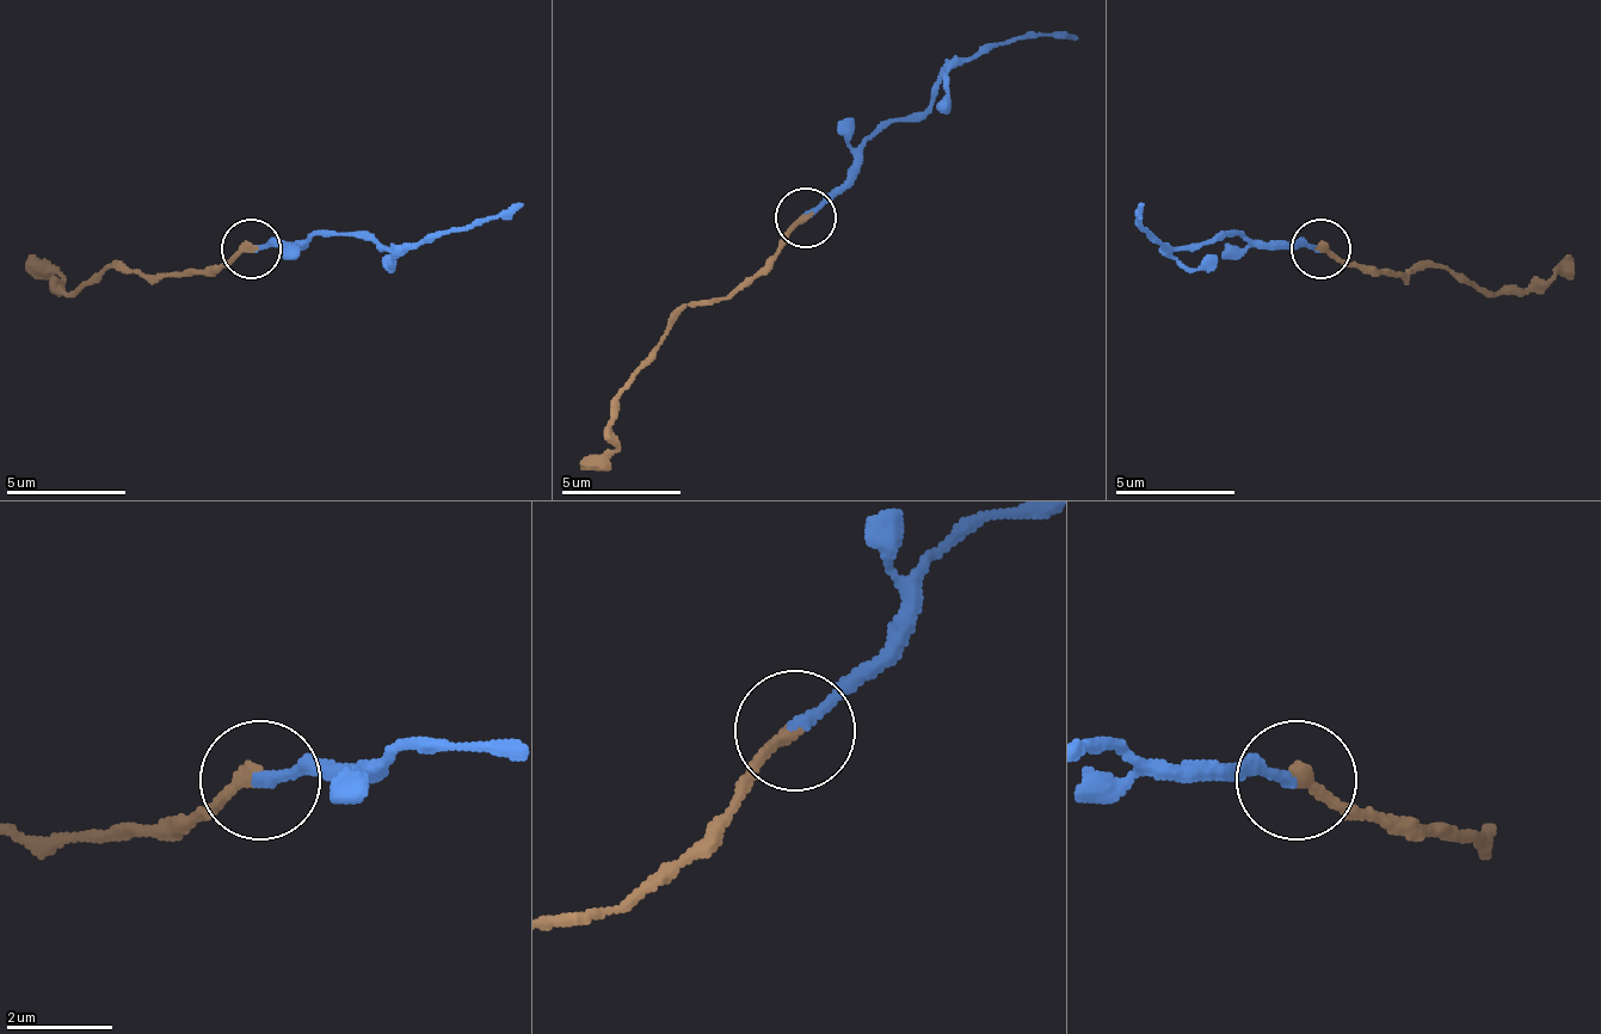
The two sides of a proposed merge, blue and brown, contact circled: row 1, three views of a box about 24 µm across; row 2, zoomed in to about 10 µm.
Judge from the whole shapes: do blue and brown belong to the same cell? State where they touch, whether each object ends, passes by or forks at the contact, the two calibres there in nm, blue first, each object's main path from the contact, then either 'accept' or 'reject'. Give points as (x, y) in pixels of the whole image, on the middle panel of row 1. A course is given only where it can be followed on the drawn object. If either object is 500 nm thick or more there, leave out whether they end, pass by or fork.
at (805, 217); blue ends there; brown ends there; 220 nm thick on the blue side, 280 nm on the other; blue runs (807, 216), (885, 125), (927, 108), (950, 66), (1022, 36), (1077, 42); brown runs (807, 216), (722, 300), (693, 300), (675, 318), (651, 359), (633, 377), (609, 425), (615, 443), (579, 468); accept

